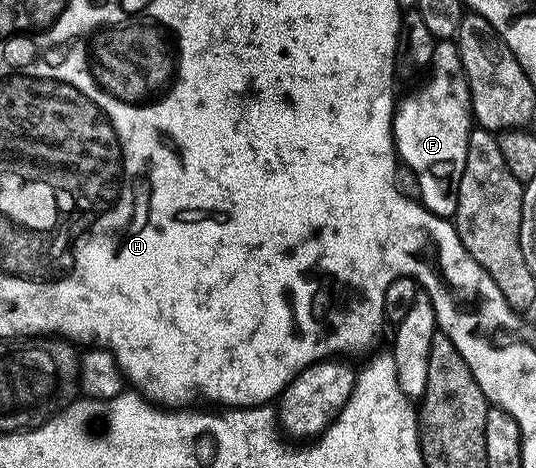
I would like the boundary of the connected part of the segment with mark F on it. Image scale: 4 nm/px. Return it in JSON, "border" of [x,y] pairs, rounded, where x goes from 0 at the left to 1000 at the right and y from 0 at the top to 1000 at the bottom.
{"border":[[[817,88],[812,96],[812,113],[804,122],[797,145],[797,162],[800,171],[795,173],[793,186],[780,190],[772,203],[763,203],[756,214],[739,222],[733,241],[733,306],[741,312],[743,342],[754,355],[765,357],[774,370],[774,378],[782,387],[782,412],[785,415],[784,432],[791,434],[795,447],[804,455],[825,464],[845,464],[853,457],[853,432],[856,429],[856,378],[864,378],[864,353],[871,344],[871,293],[884,276],[886,256],[882,250],[882,226],[879,224],[879,199],[875,197],[875,175],[871,173],[871,156],[864,147],[864,130],[856,122],[856,105],[851,90],[845,88]]]}

